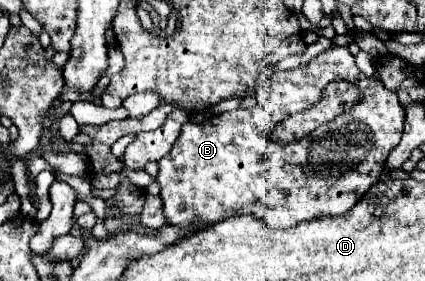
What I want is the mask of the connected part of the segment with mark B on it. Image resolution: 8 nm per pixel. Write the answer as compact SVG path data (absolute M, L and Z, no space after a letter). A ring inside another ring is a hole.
M330 48L322 56L314 58L306 68L302 66L296 70L272 74L272 92L264 106L256 104L252 108L236 108L232 112L212 116L202 124L186 122L170 154L158 162L160 170L156 180L162 188L160 198L164 200L164 216L168 224L190 228L196 222L198 228L206 228L236 214L254 214L264 224L268 224L268 228L278 230L296 226L298 222L308 220L316 214L348 212L368 192L368 188L378 182L390 150L400 142L404 130L404 108L400 106L394 92L382 88L382 82L378 82L374 76L366 78L358 74L358 78L354 78L352 82L360 86L364 102L358 104L350 114L338 116L334 122L316 128L310 136L294 144L278 144L270 138L280 120L302 110L306 102L316 102L320 98L320 90L330 82L330 76L334 72L348 74L348 62L338 62L336 58L342 58L338 54L338 48Z

